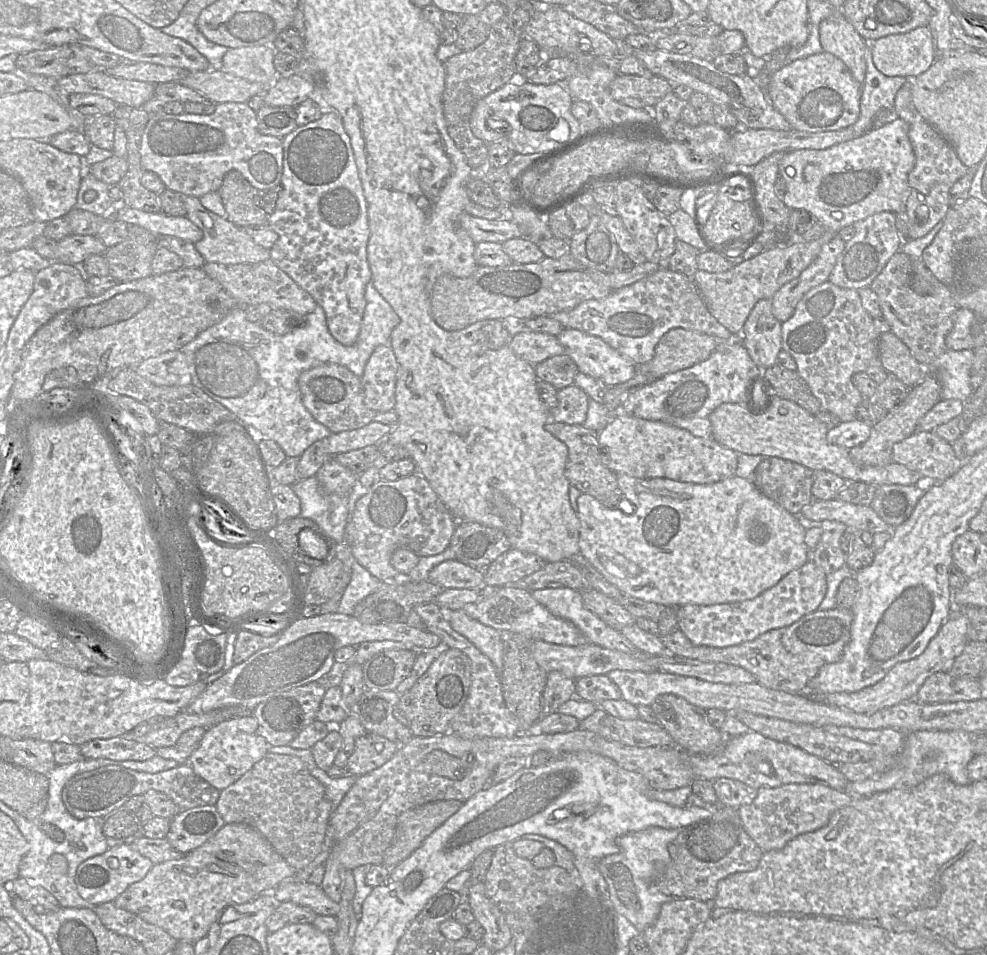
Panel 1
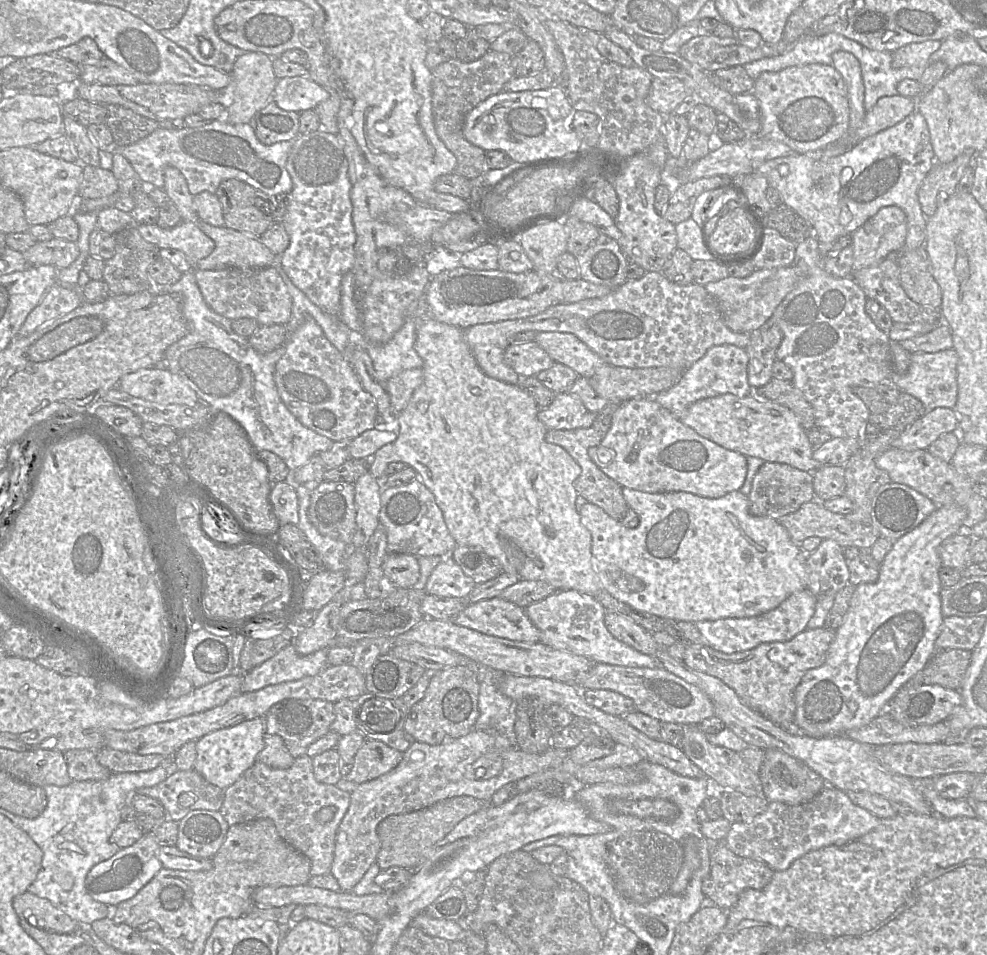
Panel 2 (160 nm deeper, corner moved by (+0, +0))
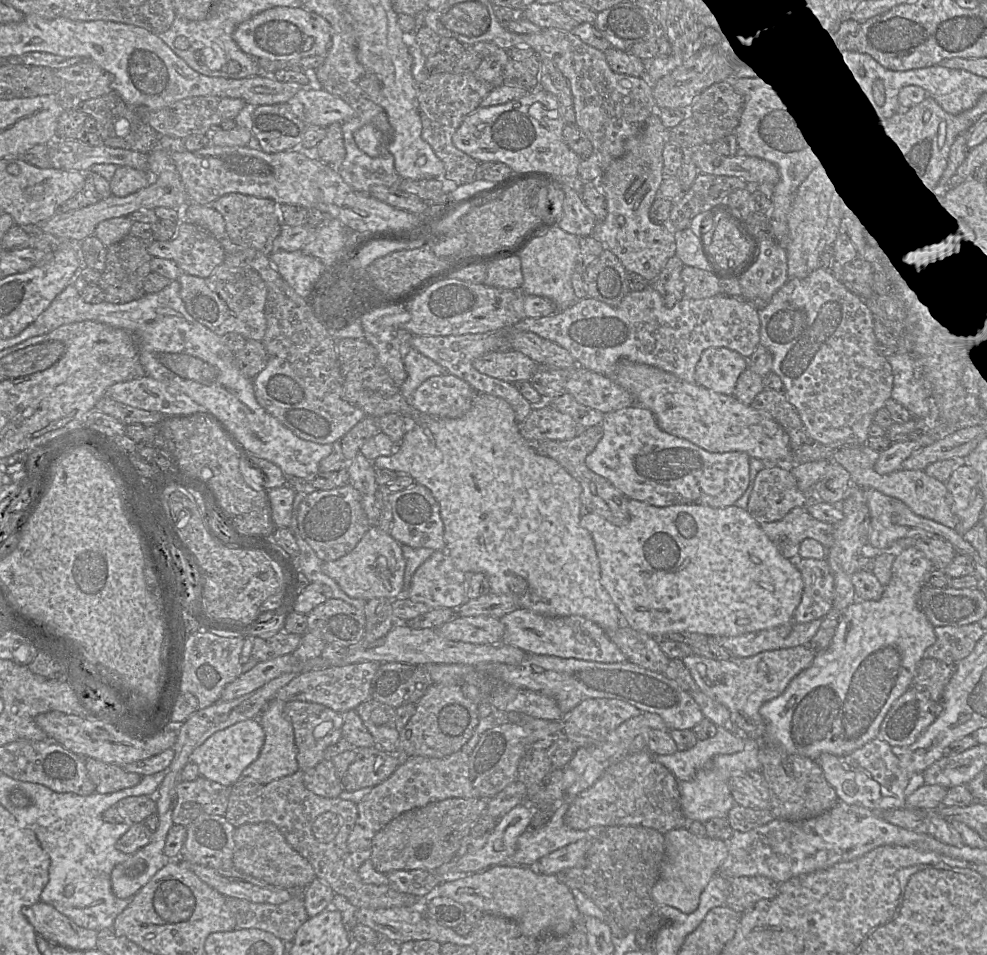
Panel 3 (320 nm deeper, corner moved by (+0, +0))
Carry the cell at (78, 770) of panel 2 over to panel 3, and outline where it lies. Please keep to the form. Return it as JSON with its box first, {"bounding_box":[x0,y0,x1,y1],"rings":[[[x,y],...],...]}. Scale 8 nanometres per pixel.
{"bounding_box":[84,758,142,794],"rings":[[[84,758],[88,775],[100,794],[113,793],[119,790],[136,786],[142,776],[127,772],[123,767],[108,764],[94,758]]]}

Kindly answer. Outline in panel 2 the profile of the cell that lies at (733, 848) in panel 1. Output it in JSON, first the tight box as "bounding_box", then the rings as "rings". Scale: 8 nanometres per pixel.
{"bounding_box":[702,842,774,910],"rings":[[[724,842],[711,844],[710,873],[702,883],[706,904],[714,904],[724,910],[729,910],[736,904],[744,890],[763,889],[771,881],[774,872],[763,861],[736,855],[726,847]]]}

